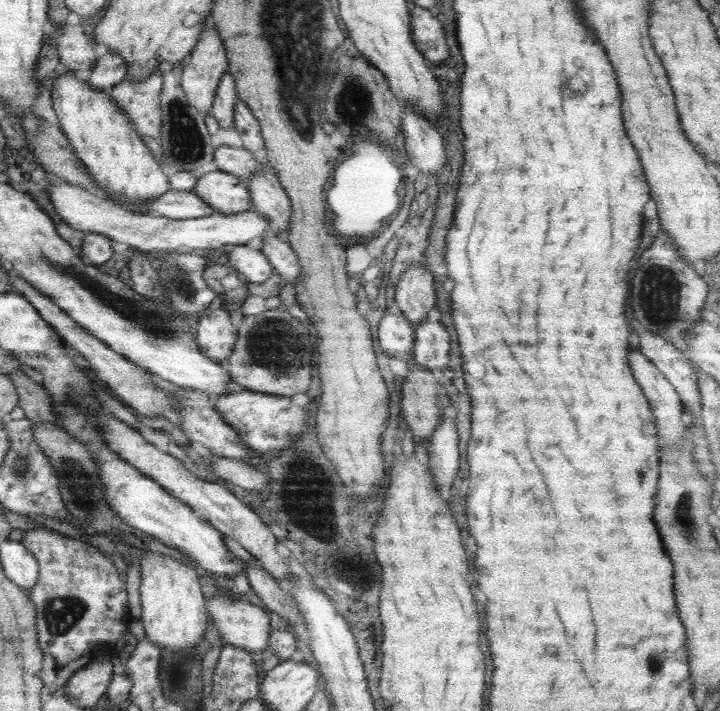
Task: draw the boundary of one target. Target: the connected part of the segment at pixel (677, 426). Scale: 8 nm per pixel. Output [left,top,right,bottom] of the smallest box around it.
[629,350,684,445]

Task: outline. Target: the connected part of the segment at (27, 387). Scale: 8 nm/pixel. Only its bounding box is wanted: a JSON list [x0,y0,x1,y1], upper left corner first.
[7,371,56,423]

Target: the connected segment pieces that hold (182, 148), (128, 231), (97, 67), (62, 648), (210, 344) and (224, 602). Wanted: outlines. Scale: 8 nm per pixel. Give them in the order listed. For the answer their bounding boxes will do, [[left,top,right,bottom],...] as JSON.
[[157,62,215,178],[46,174,269,254],[86,51,126,93],[20,524,131,668],[196,303,236,365],[205,589,270,652]]

